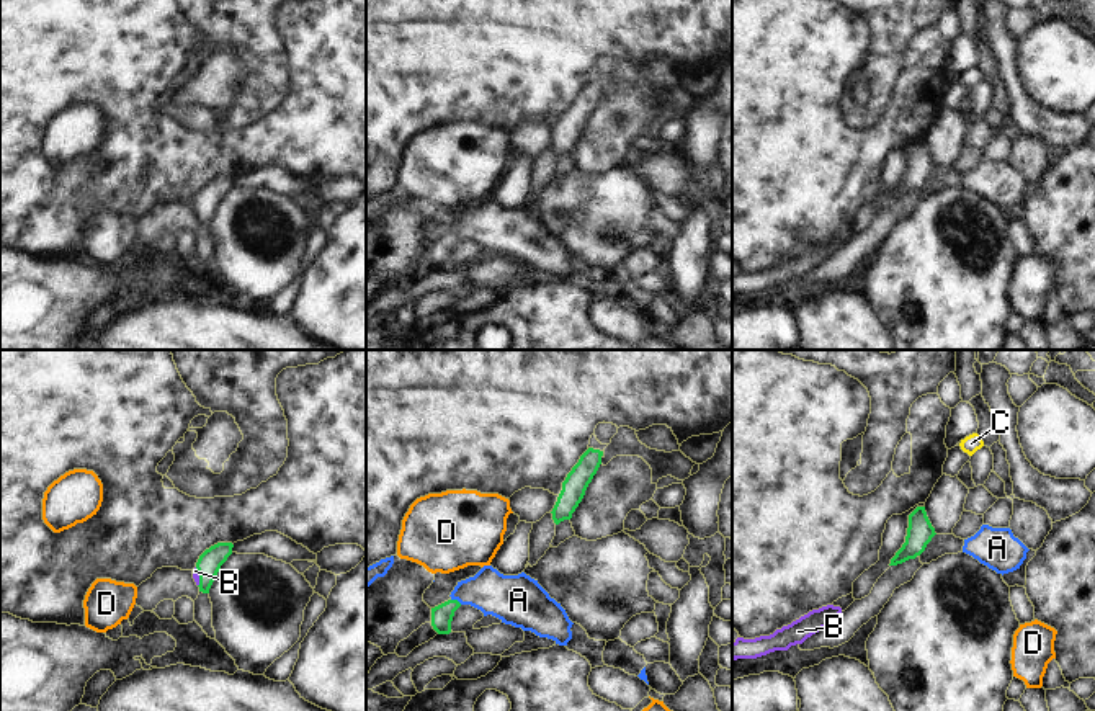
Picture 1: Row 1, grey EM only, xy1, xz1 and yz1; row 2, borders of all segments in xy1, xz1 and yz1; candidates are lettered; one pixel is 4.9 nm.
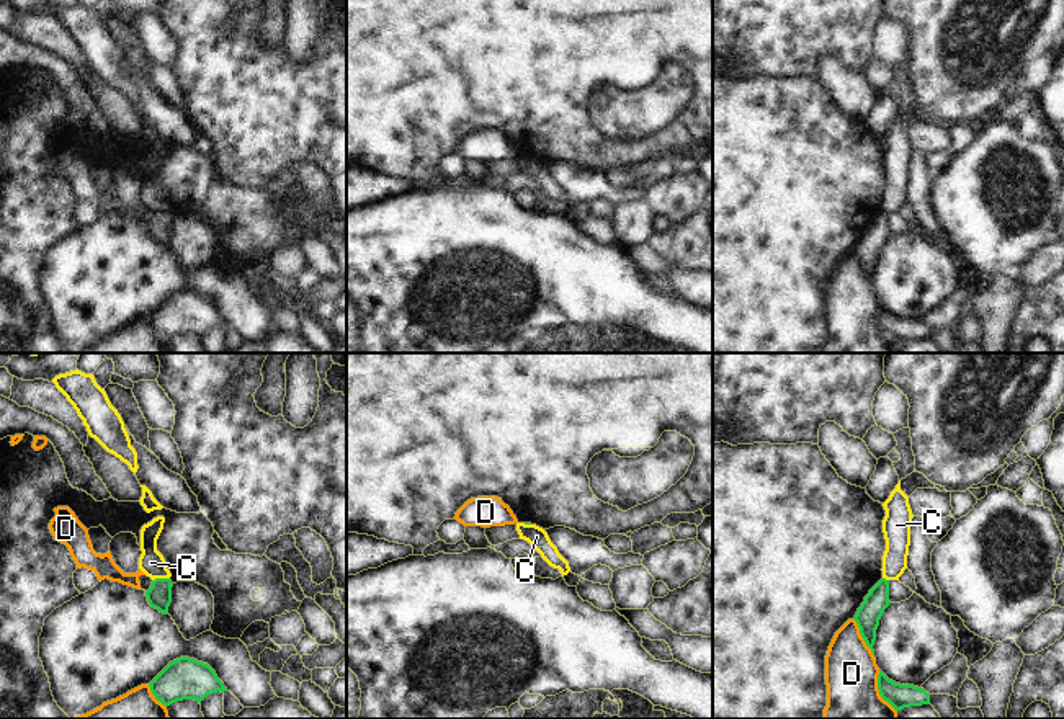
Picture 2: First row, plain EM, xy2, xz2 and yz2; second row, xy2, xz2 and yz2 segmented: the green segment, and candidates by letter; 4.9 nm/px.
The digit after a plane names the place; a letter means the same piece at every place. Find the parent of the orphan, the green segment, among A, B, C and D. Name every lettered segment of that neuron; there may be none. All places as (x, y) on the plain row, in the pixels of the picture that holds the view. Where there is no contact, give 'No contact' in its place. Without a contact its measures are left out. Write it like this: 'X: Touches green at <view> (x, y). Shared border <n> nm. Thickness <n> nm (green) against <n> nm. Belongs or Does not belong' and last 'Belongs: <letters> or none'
A: Touches green at xz1 (456, 234). Shared border 60 nm. Thickness 110 nm (green) against 220 nm. Does not belong
B: Touches green at xy1 (200, 211). Shared border 100 nm. Thickness 120 nm (green) against 30 nm. Belongs
C: Touches green at xy2 (160, 213). Shared border 80 nm. Thickness 120 nm (green) against 120 nm. Does not belong
D: Touches green at yz2 (880, 326). Shared border 220 nm. Thickness 120 nm (green) against 320 nm. Does not belong
Belongs: B.

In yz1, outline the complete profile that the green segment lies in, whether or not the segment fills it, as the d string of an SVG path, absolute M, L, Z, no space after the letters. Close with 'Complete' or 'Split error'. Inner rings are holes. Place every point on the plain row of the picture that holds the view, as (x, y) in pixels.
M917 141L909 149L909 162L907 162L905 177L891 193L889 199L897 199L920 190L935 168L936 168L935 162L932 160L927 150L925 141Z. Complete.

